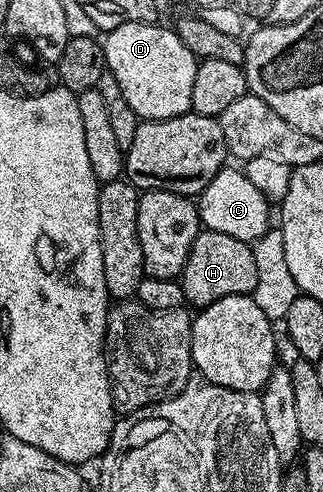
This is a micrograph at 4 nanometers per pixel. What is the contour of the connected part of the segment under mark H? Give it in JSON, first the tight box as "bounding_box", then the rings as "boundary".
{"bounding_box":[183,230,257,310],"boundary":[[[201,230],[183,267],[183,299],[192,309],[198,310],[221,298],[252,295],[257,280],[254,250],[248,241],[232,238],[229,234],[221,234],[217,230]]]}

